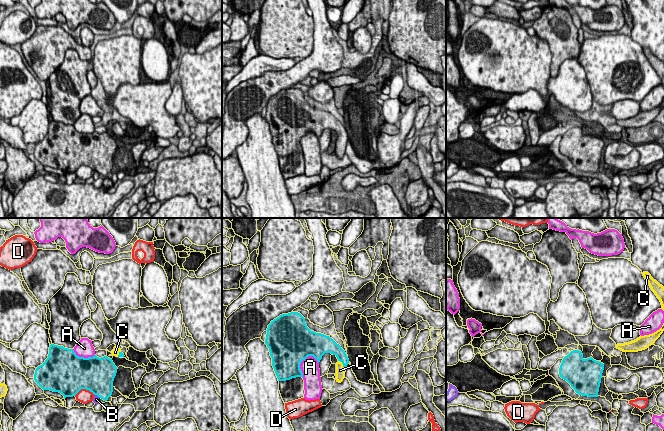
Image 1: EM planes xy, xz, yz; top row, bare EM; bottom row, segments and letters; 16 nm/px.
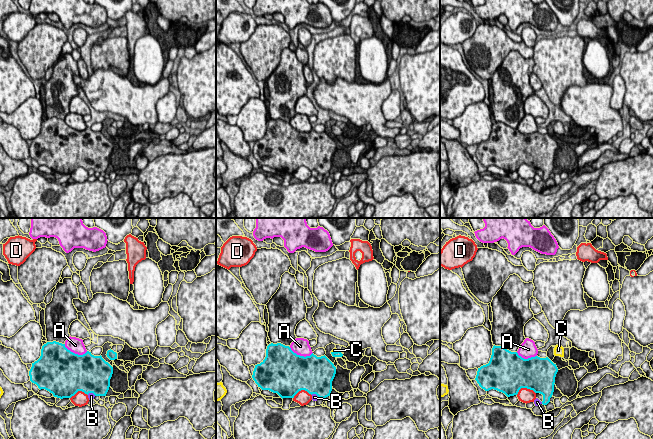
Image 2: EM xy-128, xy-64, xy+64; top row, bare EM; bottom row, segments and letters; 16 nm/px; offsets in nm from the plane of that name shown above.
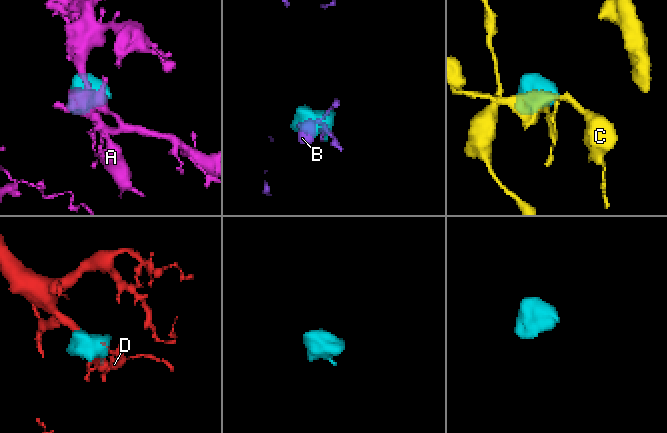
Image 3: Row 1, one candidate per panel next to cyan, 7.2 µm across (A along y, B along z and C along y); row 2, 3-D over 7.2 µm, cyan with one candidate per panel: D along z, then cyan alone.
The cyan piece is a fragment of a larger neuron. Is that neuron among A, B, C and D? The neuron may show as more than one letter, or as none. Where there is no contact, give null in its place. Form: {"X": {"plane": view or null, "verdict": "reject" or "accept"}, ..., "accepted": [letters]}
{"A": {"plane": "xz", "verdict": "reject"}, "B": {"plane": "xy", "verdict": "reject"}, "C": {"plane": "xz", "verdict": "accept"}, "D": {"plane": "xy", "verdict": "reject"}, "accepted": ["C"]}

